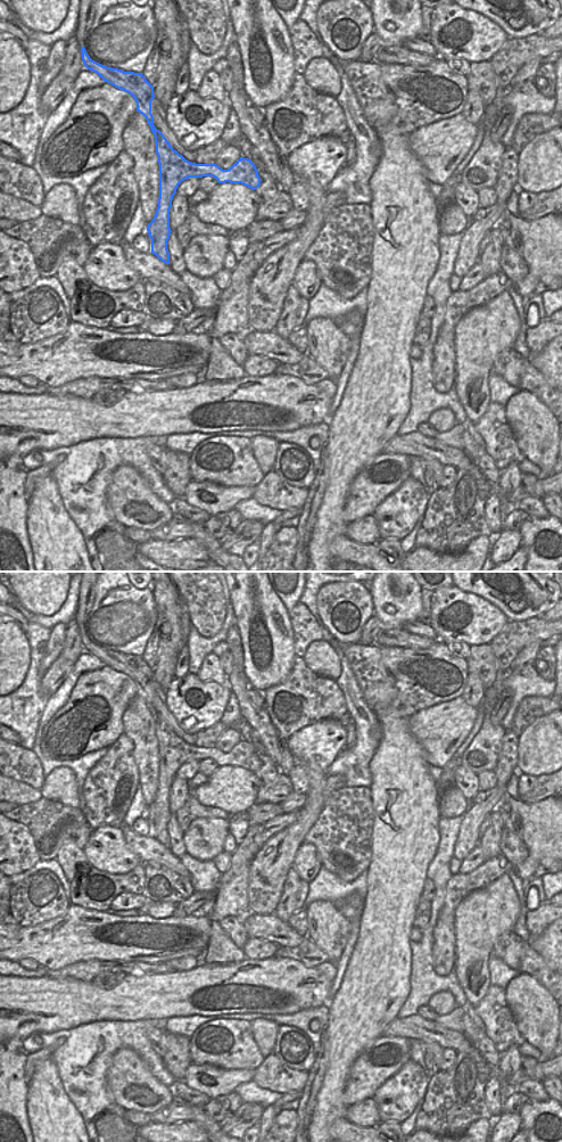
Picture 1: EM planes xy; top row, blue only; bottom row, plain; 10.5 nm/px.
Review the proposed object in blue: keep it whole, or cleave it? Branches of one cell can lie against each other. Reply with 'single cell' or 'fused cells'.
single cell

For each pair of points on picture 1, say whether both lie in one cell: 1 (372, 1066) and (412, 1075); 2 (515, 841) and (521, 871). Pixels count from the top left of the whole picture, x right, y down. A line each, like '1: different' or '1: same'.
1: different
2: different

